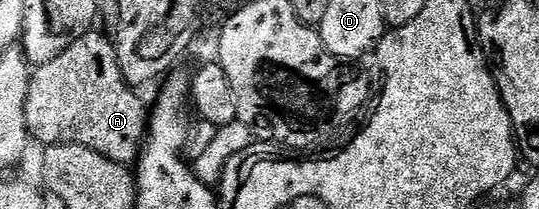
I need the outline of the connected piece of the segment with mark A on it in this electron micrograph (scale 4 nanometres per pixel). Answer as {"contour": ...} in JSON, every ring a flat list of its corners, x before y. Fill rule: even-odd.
{"contour":[[100,30,87,33,79,38,59,58,51,58,51,62,38,64,32,69,33,80,29,84,29,105,27,106,27,126,30,137,34,141,42,140,42,145,78,144,87,146,107,158,111,162,132,165,140,157,145,147,149,131,150,109,141,101,142,93,129,84,123,76,119,64,116,43,109,40]]}

